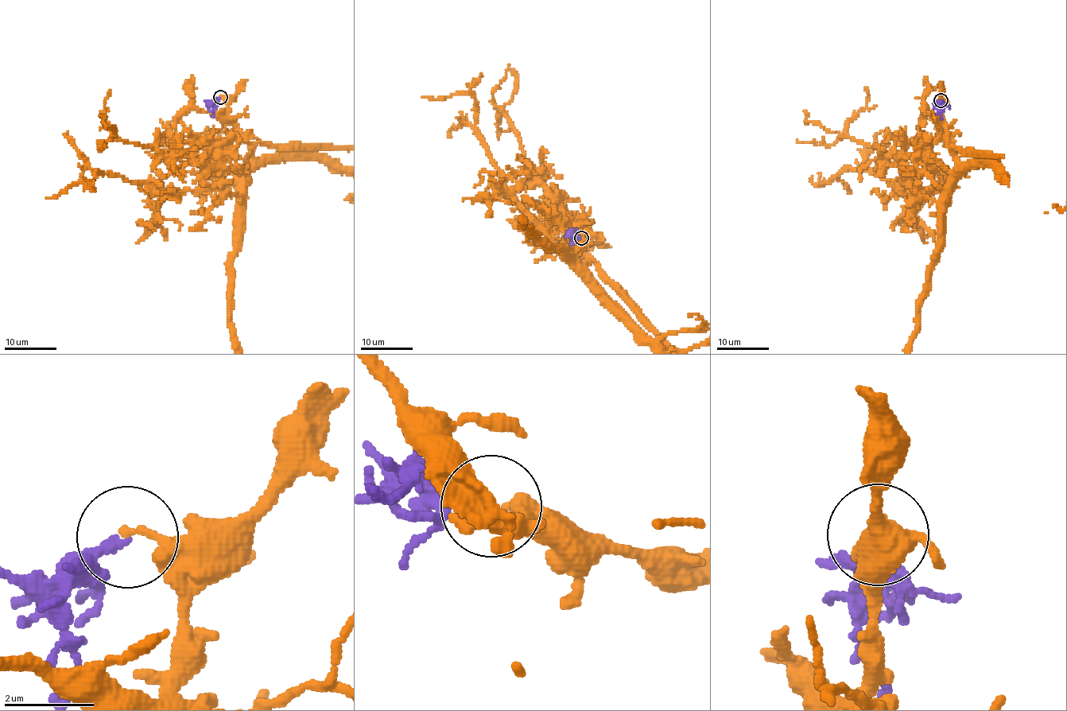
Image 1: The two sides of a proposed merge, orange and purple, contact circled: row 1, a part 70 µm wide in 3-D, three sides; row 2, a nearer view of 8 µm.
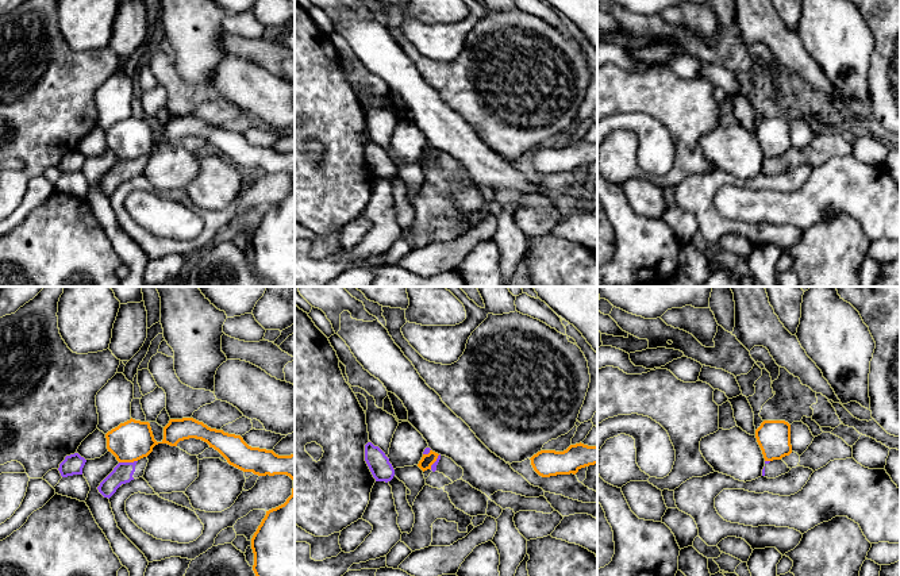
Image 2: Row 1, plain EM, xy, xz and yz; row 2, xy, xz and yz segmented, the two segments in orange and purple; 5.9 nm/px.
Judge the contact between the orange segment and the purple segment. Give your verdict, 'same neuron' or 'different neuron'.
different neuron

